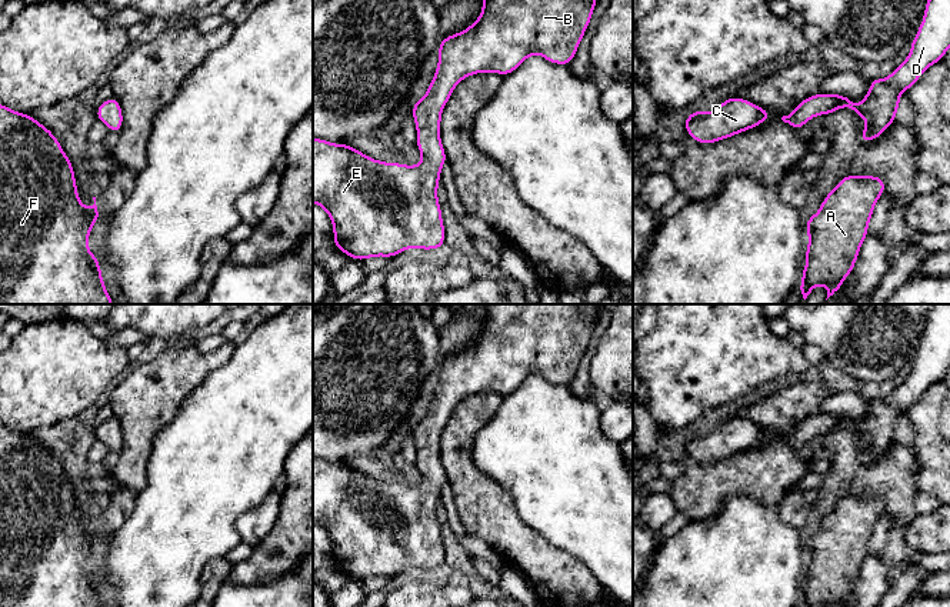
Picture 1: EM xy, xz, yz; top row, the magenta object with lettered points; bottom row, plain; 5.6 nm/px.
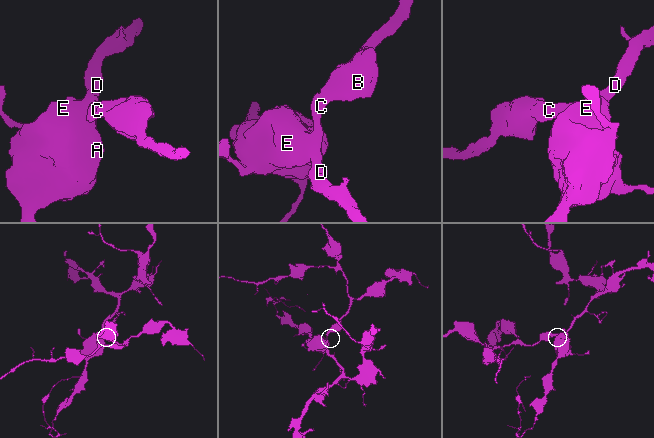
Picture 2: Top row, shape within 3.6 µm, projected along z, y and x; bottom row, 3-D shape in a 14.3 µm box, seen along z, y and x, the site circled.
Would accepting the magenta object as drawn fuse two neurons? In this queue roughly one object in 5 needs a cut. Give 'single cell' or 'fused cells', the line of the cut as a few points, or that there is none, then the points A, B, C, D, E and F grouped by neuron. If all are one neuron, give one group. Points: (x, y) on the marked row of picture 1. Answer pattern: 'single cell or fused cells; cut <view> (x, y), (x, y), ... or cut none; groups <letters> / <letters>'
single cell; cut none; groups A B C D E F

